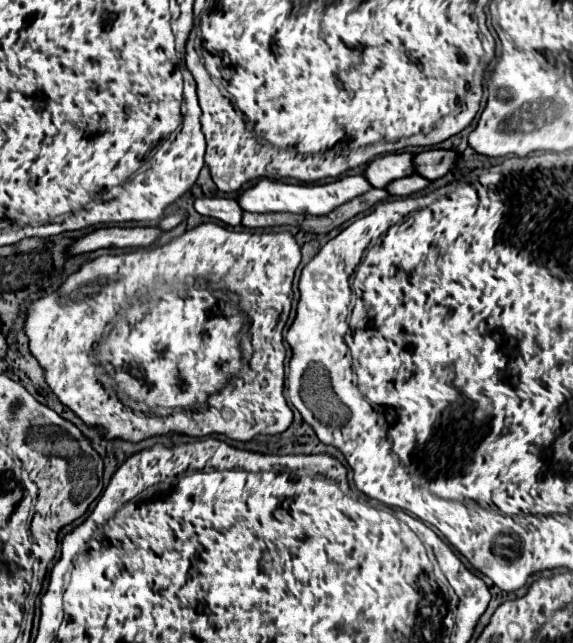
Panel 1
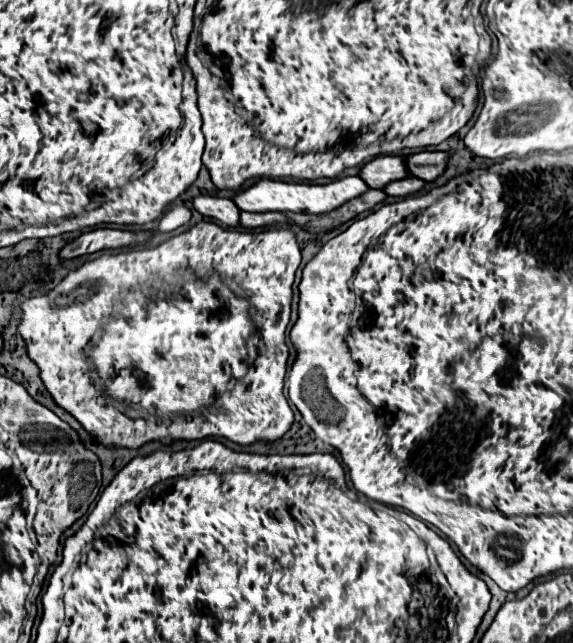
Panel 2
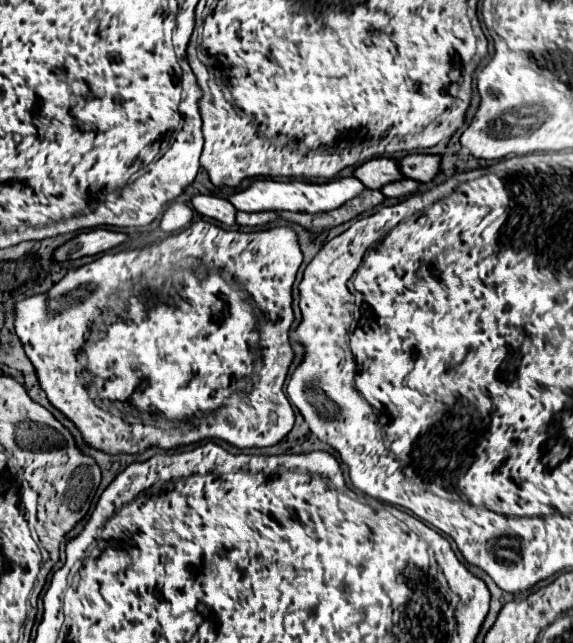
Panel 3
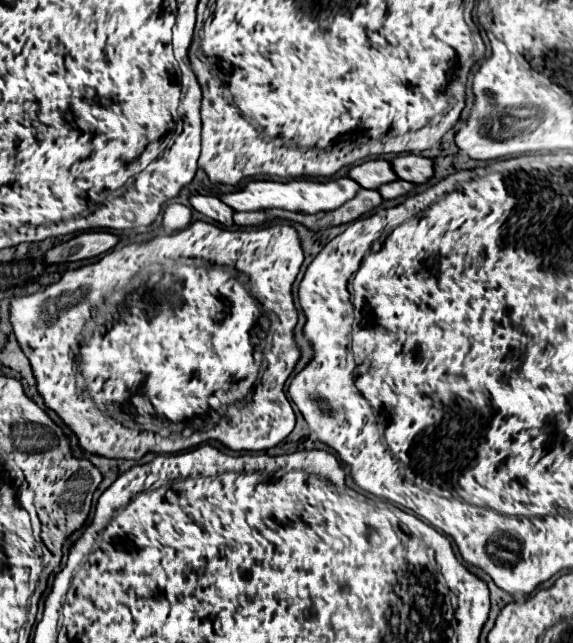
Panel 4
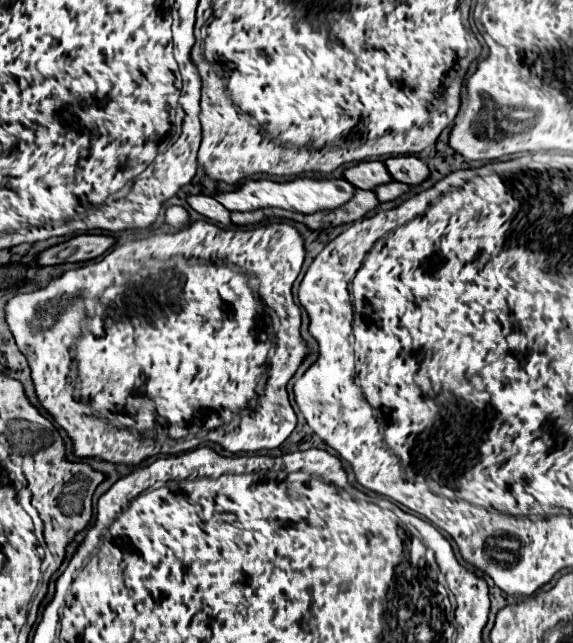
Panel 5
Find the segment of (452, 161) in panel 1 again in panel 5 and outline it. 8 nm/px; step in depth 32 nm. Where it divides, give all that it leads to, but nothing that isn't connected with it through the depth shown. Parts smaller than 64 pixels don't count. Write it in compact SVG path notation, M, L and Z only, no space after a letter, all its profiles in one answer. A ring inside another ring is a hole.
M392 156L386 160L388 172L398 182L406 182L410 186L422 184L430 176L428 164L418 156Z

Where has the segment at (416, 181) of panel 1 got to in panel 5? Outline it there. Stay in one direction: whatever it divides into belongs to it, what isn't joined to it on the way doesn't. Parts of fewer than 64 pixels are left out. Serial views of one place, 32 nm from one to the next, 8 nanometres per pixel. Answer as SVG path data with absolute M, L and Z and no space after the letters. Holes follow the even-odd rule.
M388 182L388 184L382 184L380 188L376 188L374 192L376 192L376 196L380 196L380 200L382 202L388 202L388 200L396 200L398 196L402 196L402 194L406 194L410 190L410 186L408 184L404 184L404 182Z

